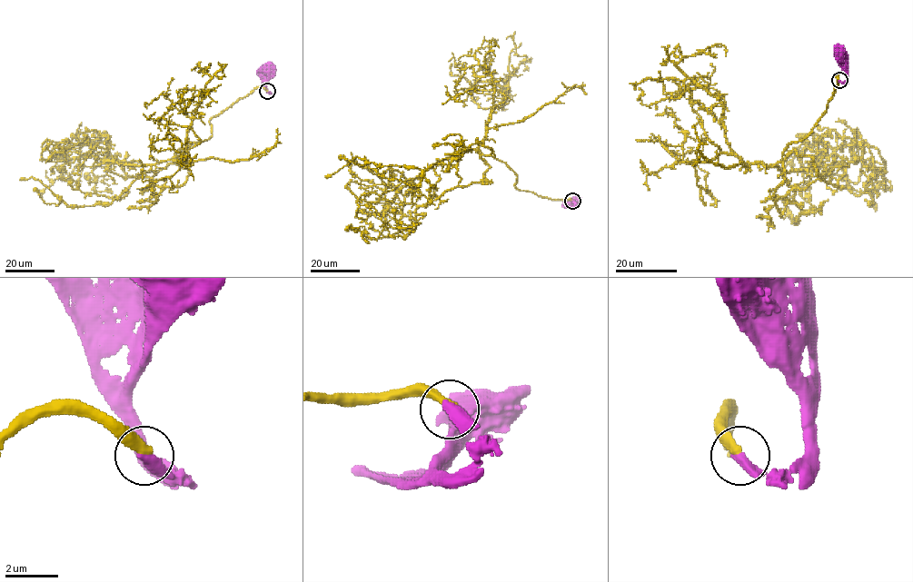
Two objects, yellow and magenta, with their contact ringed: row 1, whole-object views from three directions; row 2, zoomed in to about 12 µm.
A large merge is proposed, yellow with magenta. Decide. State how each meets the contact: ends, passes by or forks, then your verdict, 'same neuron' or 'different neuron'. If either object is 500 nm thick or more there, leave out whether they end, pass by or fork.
yellow ends; magenta ends; same neuron

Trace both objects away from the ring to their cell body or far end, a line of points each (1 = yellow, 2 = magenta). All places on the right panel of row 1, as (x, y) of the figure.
1: (838, 80), (808, 134), (784, 151), (784, 182), (768, 199), (795, 186), (795, 223), (785, 202), (809, 190)
2: (838, 80), (842, 82), (847, 80), (846, 59), (839, 53)

